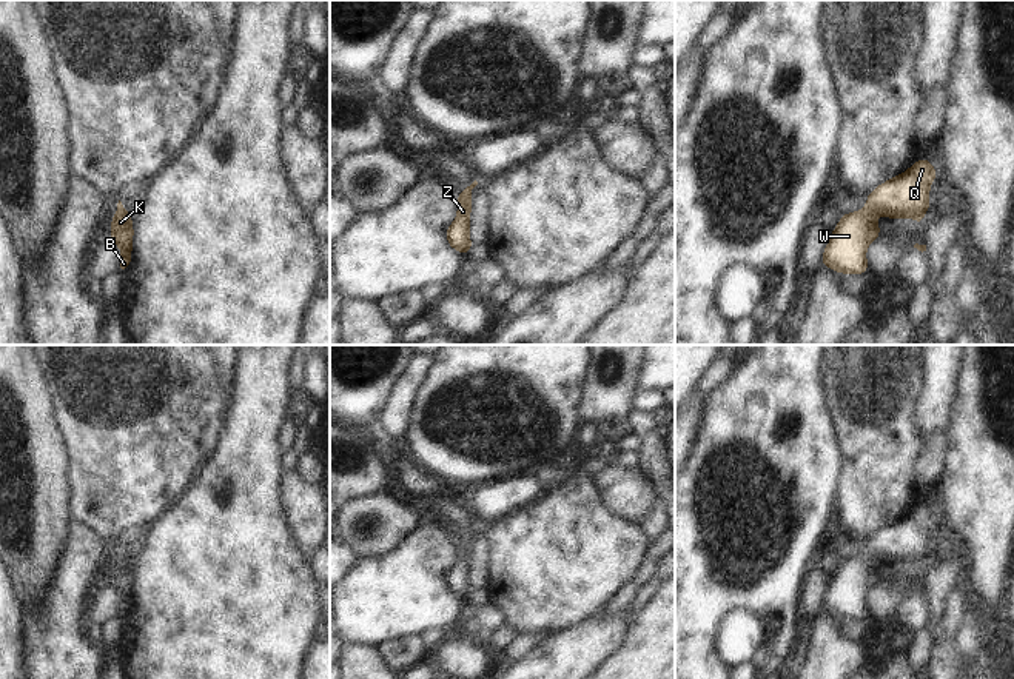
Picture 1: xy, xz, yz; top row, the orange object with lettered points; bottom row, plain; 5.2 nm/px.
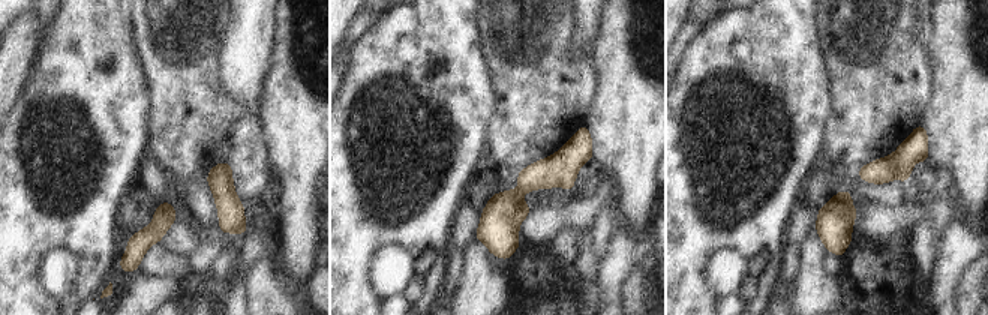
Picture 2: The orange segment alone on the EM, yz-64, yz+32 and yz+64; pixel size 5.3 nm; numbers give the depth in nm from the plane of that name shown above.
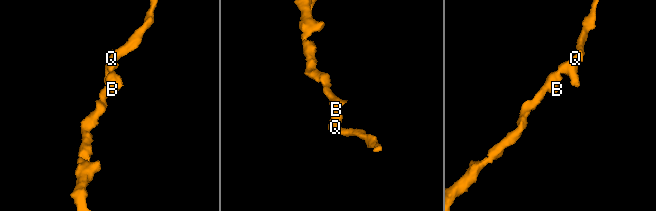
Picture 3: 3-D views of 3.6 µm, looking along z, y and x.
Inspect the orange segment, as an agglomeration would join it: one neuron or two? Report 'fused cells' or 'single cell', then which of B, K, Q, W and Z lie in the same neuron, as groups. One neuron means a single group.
single cell | B K Q W Z

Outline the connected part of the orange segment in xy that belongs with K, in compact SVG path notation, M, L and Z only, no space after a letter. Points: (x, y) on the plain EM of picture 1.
M122 547L117 548L117 556L111 567L111 587L122 594L122 604L119 607L119 617L123 617L131 608L133 594L133 560L123 553Z

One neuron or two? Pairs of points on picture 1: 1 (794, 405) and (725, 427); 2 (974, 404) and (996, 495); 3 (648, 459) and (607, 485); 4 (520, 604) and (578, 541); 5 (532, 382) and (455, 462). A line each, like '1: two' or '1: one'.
1: one
2: one
3: two
4: one
5: one

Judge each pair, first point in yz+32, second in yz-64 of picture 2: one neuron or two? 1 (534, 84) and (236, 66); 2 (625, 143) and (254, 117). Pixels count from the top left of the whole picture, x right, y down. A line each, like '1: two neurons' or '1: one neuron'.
1: two neurons
2: two neurons

